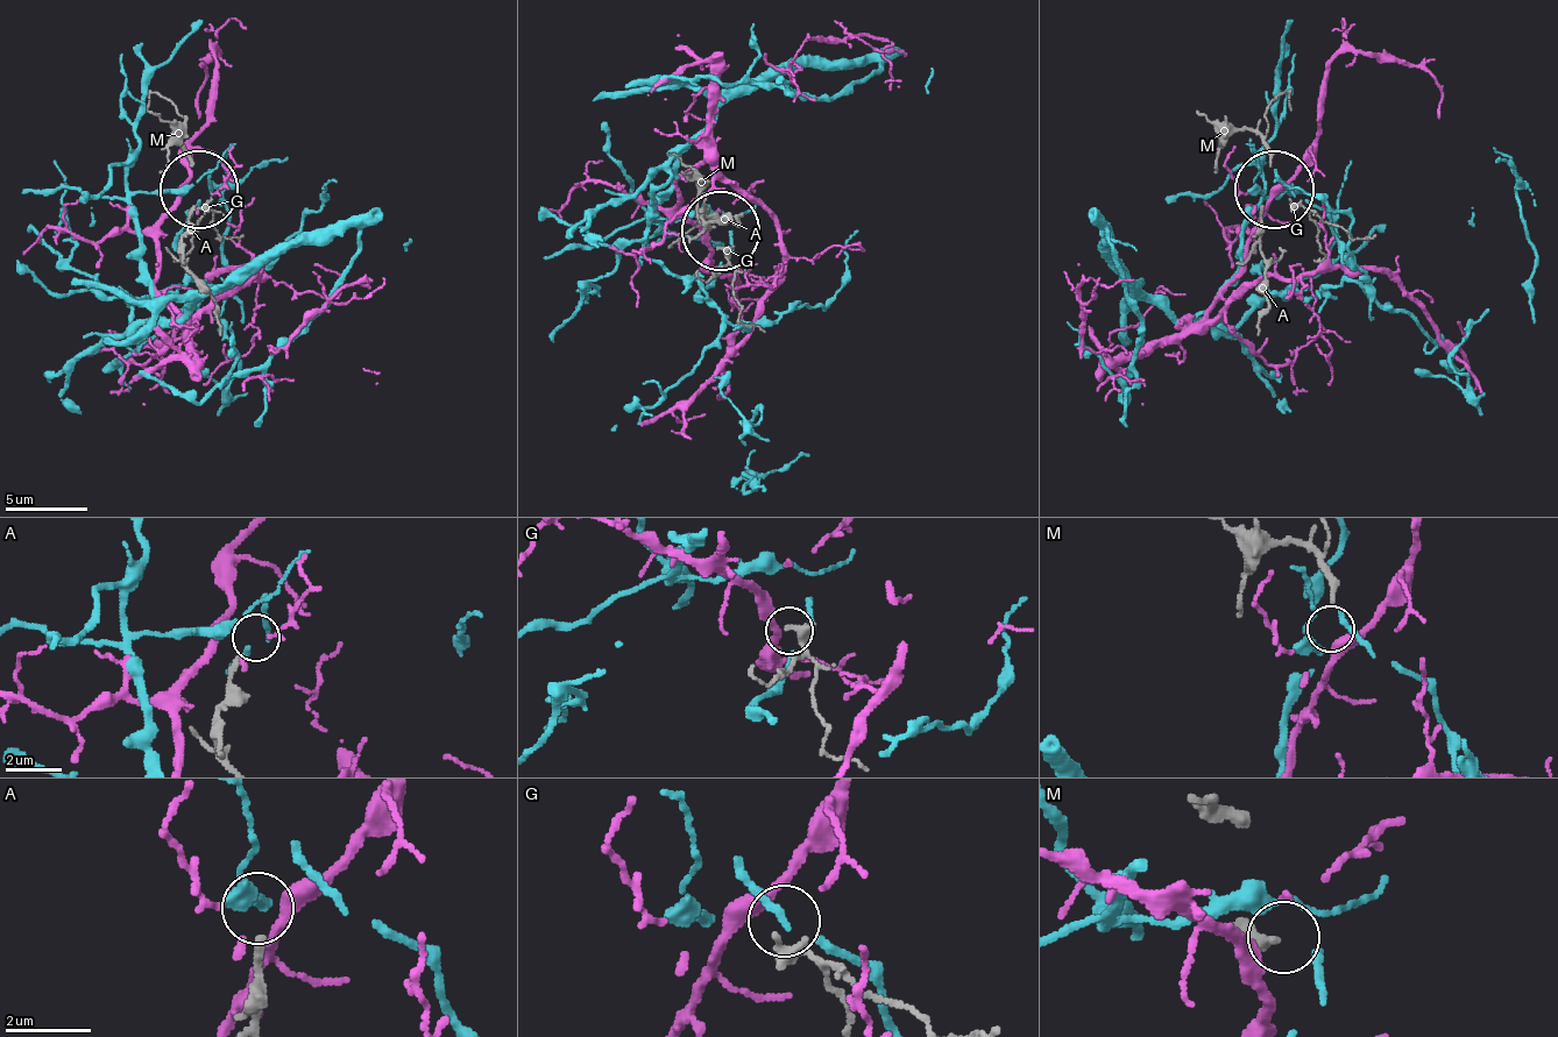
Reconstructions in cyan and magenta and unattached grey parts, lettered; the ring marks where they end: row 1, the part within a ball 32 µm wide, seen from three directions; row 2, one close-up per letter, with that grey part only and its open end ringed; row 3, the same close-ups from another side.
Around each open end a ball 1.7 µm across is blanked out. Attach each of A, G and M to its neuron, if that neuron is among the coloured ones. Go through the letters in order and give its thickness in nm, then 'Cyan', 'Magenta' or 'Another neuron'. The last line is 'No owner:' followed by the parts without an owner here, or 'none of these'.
A: Thickness 190 nm. Cyan
G: Thickness 240 nm. Another neuron
M: Thickness 220 nm. Magenta
No owner: G

